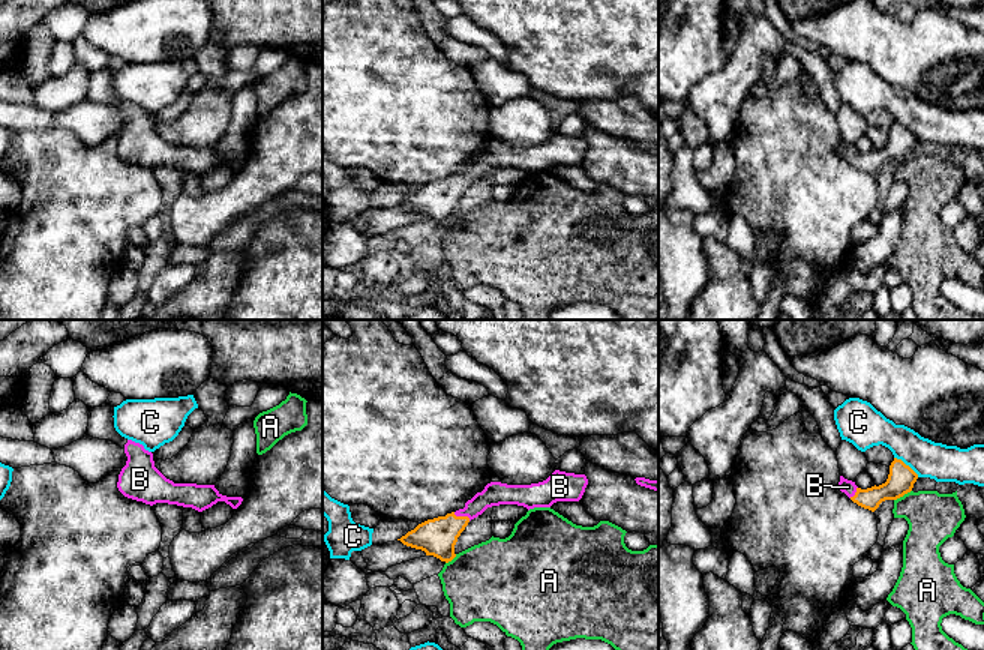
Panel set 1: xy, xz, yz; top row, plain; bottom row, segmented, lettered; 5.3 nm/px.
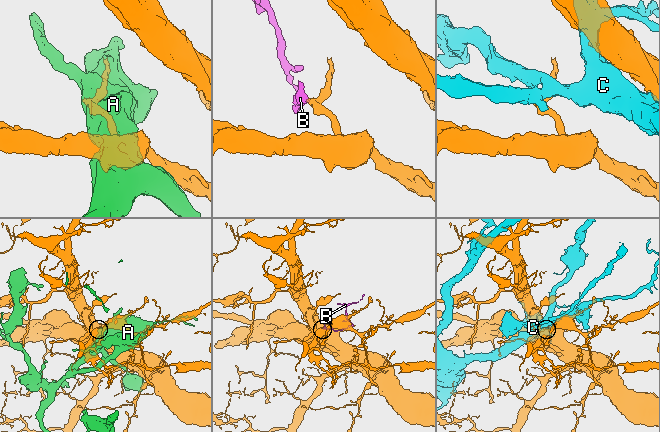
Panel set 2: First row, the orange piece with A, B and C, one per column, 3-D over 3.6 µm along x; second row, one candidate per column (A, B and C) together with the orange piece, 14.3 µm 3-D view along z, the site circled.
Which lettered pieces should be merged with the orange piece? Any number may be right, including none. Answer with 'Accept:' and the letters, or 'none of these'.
Accept: B

